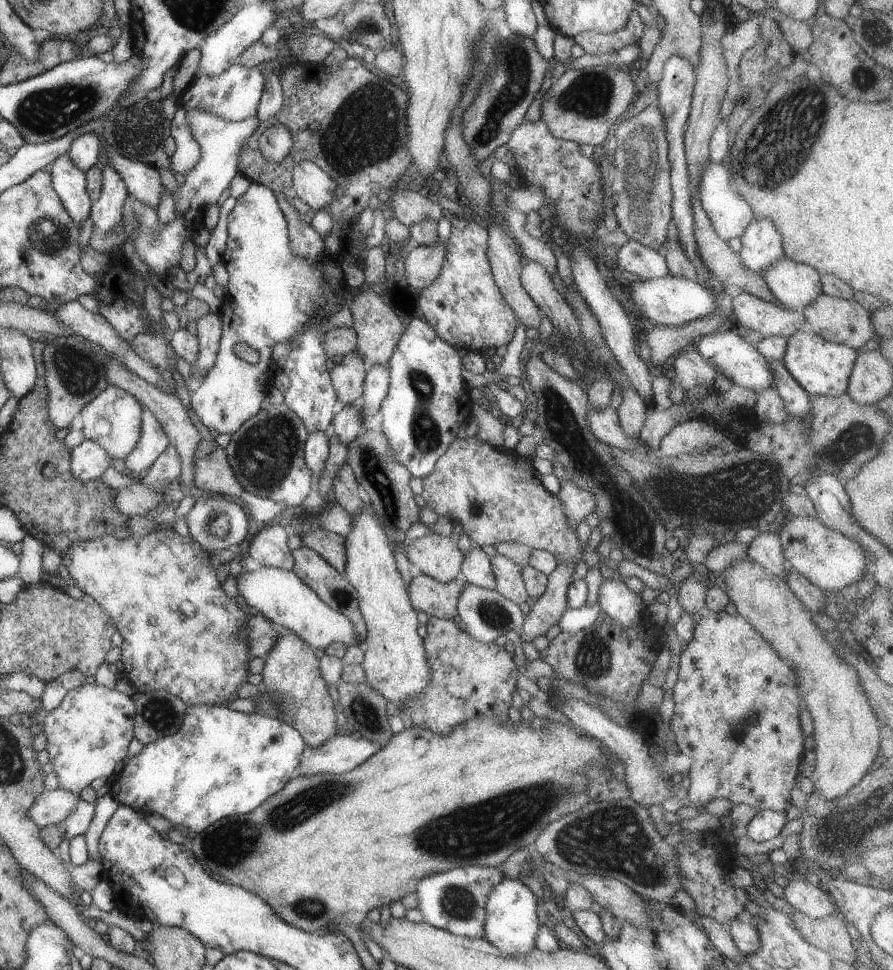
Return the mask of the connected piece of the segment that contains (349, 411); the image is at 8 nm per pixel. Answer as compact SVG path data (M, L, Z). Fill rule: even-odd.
M354 403L340 405L325 432L336 435L347 446L363 429L363 414L358 403Z

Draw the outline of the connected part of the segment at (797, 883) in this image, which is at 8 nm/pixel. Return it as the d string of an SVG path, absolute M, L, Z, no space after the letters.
M800 878L790 881L784 887L784 892L786 902L791 904L796 911L806 913L813 919L832 915L834 905L829 894L808 881L800 880Z

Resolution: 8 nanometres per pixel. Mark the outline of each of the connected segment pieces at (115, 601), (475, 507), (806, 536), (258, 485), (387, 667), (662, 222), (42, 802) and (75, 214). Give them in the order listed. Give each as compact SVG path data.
M166 525L143 537L132 534L125 539L119 539L112 535L96 537L85 541L80 539L72 543L63 554L61 563L67 566L72 578L76 580L77 586L86 595L98 601L98 604L104 609L104 612L108 613L110 620L123 636L124 640L121 645L122 655L120 660L124 662L125 671L122 675L127 678L136 691L167 690L179 696L187 706L222 705L227 704L232 699L238 698L238 688L245 682L248 682L248 663L251 660L251 656L249 655L249 646L245 638L245 622L252 612L241 600L230 598L224 592L223 585L218 582L216 570L210 560L211 555L192 536L180 536L174 529L168 528Z
M457 436L446 452L438 458L432 472L423 478L421 496L425 500L425 506L436 514L447 514L452 521L458 521L478 546L496 546L504 541L514 541L528 545L532 549L548 551L553 554L556 563L572 563L575 566L583 560L588 570L600 568L602 558L597 549L591 550L588 544L585 548L580 547L576 528L567 521L562 501L558 495L546 490L532 464L531 458L521 457L514 451L509 453L498 449L476 436Z
M784 516L785 522L779 535L784 553L784 562L792 569L803 574L816 586L825 591L839 591L847 589L848 585L859 581L864 577L866 571L865 550L862 545L851 538L848 538L840 531L824 526L817 517L811 516Z
M284 402L270 405L266 410L260 409L253 417L248 417L248 420L245 420L244 424L231 435L225 451L236 480L244 491L298 508L316 485L314 476L305 461L305 442L308 437L309 432L302 419Z
M368 502L368 505L364 505L361 511L352 515L352 528L345 536L347 561L344 574L350 584L357 590L359 607L367 624L367 632L362 644L365 658L361 663L367 678L366 684L377 690L388 702L394 702L401 710L403 702L408 697L419 695L429 685L431 670L424 641L418 635L417 610L412 606L407 587L404 585L404 580L396 567L391 542L388 540L386 531L372 506Z
M657 103L646 107L637 116L622 120L613 137L617 173L612 185L612 200L620 229L641 245L663 251L662 244L670 238L673 192L669 142Z
M45 790L29 811L30 817L37 825L58 825L64 823L65 818L73 812L79 803L80 796L69 790Z
M68 153L59 154L51 163L53 187L75 225L81 228L93 203L87 191L87 174L72 162Z

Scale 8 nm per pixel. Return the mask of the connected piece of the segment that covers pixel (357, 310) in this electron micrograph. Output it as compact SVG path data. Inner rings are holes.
M360 289L353 296L350 310L353 314L352 329L357 334L356 350L360 353L366 364L388 364L396 345L400 342L402 333L405 331L404 323L394 314L394 311L382 300L382 297L372 289Z

